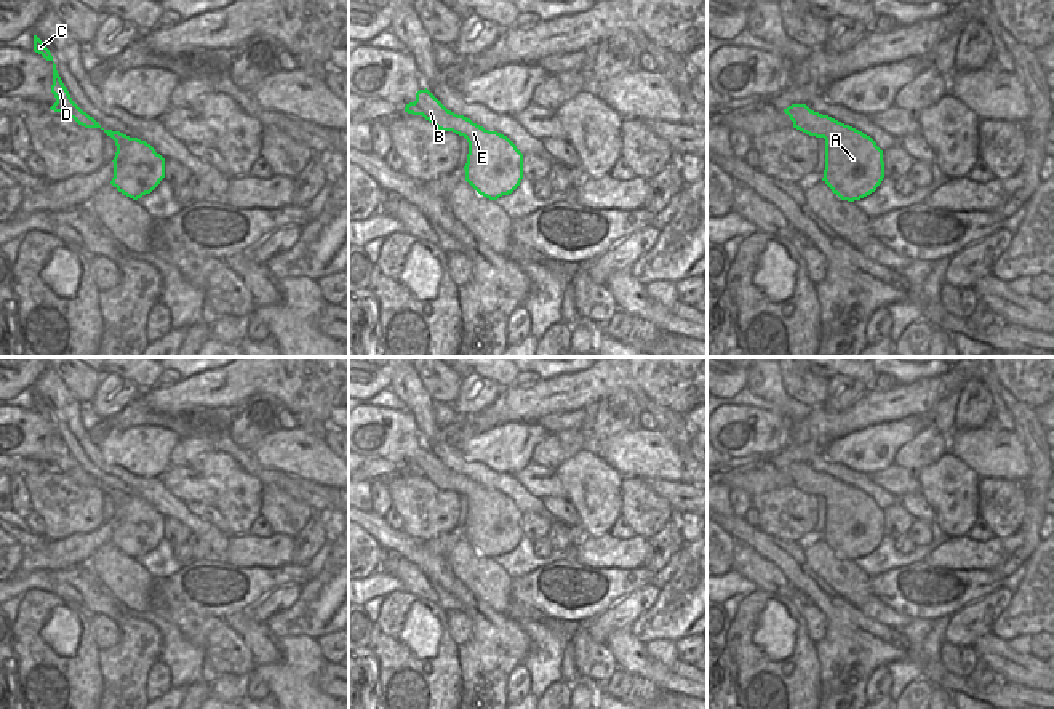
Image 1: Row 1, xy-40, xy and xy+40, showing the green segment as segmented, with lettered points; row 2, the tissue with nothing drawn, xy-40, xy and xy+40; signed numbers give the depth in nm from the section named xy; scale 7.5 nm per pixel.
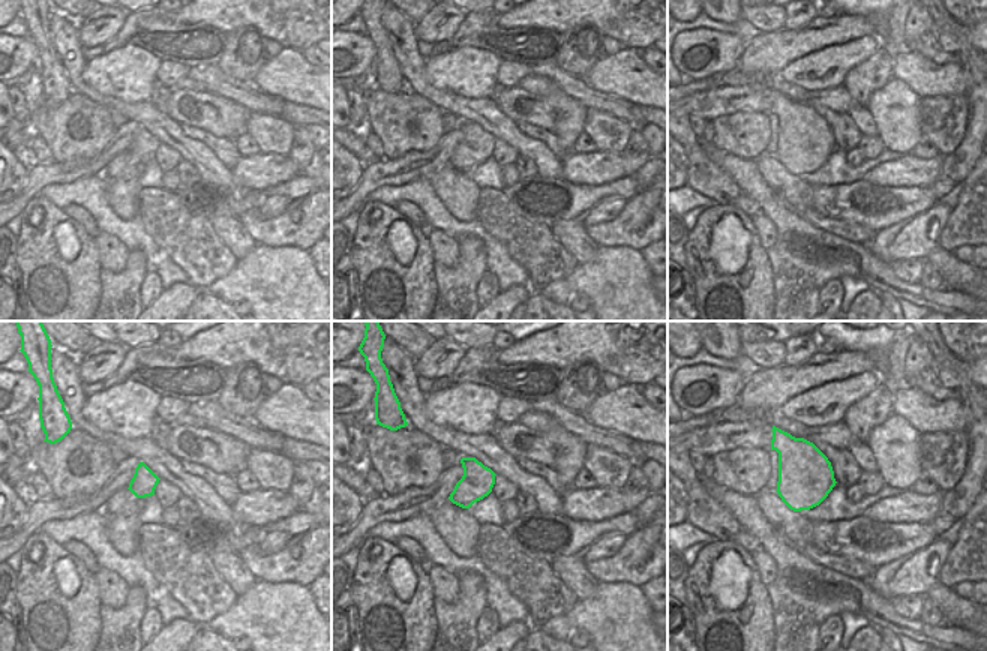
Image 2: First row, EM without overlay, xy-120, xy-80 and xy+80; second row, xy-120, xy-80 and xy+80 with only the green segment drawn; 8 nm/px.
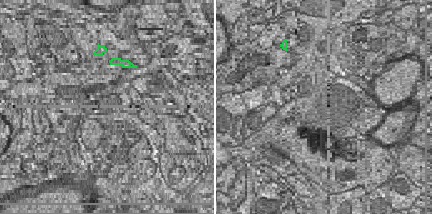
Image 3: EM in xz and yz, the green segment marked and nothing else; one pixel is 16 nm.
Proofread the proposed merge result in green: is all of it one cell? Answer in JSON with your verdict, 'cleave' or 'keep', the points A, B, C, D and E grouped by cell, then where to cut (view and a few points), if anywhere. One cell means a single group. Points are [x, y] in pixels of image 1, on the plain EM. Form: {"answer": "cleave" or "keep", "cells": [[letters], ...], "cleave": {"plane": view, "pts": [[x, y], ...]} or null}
{"answer": "keep", "cells": [["A", "B", "C", "D", "E"]], "cleave": null}

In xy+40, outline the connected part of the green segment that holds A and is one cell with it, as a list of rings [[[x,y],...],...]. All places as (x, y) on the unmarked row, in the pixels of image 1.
[[[792,463],[784,471],[793,487],[825,498],[825,528],[822,539],[841,559],[860,559],[884,536],[883,509],[862,490],[828,474],[811,469],[806,463]]]

